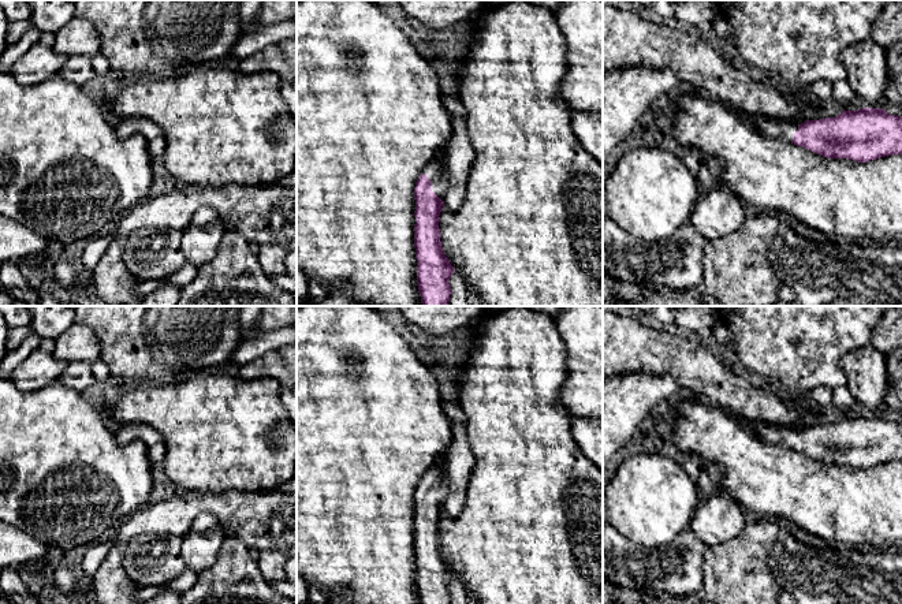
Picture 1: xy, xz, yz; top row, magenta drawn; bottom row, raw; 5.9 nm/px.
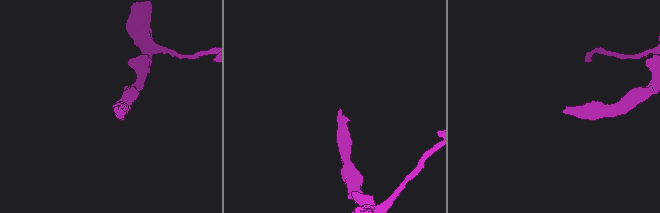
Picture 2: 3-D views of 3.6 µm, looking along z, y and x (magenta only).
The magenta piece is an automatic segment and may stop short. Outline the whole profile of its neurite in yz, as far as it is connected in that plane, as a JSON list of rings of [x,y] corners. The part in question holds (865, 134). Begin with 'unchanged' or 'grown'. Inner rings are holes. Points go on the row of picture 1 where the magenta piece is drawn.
grown; [[[883,108],[843,109],[835,118],[805,120],[801,124],[765,116],[757,116],[753,120],[768,137],[786,139],[827,159],[865,163],[891,154],[902,154],[902,116],[888,115]]]

